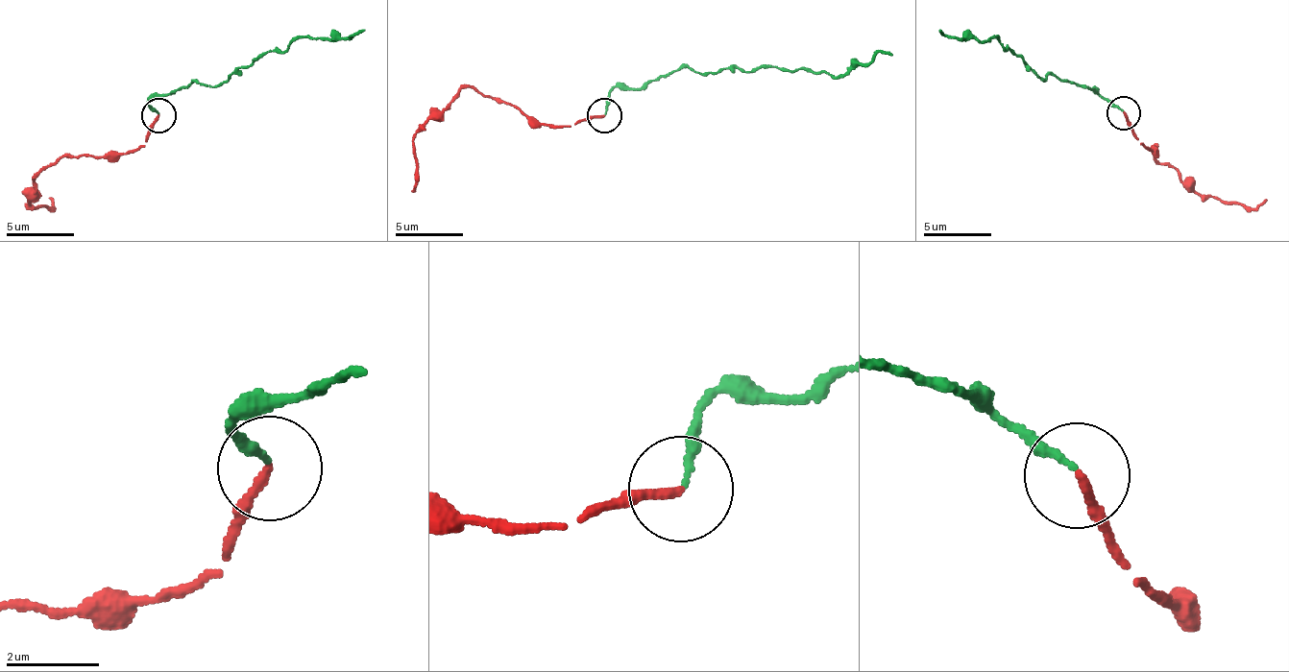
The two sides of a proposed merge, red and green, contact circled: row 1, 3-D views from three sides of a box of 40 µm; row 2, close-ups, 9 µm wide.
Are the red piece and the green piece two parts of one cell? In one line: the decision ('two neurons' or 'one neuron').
one neuron

